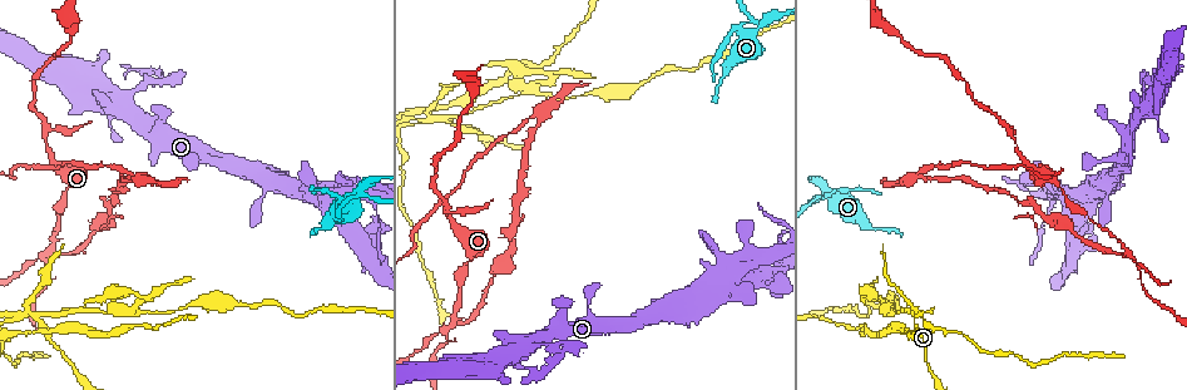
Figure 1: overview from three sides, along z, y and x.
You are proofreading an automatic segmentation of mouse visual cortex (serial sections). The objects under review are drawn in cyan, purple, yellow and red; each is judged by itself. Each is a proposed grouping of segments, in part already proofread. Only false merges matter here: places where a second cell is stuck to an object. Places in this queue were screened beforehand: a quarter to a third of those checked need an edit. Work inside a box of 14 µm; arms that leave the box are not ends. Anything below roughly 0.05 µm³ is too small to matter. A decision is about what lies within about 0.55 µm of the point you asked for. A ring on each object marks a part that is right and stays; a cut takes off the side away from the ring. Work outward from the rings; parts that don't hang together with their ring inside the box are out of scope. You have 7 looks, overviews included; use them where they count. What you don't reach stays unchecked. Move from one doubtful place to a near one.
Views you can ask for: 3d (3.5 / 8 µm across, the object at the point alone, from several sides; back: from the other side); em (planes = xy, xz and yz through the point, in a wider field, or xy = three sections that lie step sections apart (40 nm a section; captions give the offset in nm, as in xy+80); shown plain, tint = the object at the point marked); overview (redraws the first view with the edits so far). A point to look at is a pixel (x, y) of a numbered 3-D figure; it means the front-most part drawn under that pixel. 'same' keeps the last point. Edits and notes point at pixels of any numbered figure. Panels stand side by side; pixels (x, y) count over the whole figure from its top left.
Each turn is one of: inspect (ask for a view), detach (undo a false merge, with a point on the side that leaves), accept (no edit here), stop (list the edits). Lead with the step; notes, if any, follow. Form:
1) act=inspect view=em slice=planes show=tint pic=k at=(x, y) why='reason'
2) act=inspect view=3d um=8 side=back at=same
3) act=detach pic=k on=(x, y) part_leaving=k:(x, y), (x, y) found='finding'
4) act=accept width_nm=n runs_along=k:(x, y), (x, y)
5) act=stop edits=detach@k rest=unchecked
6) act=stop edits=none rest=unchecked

act=inspect view=3d um=8 pic=1 at=(427, 120) why='abrupt turn'

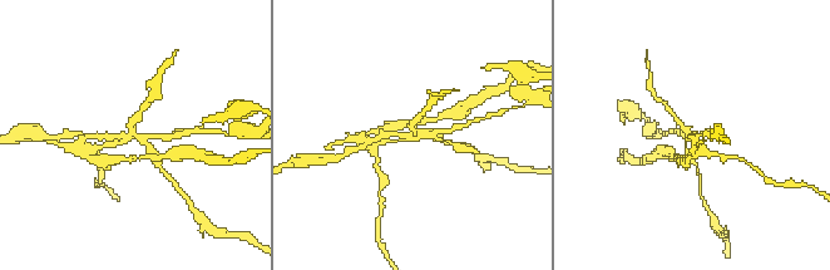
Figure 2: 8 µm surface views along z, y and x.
act=inspect view=em slice=xy step=3 show=tint pic=2 at=(132, 138)

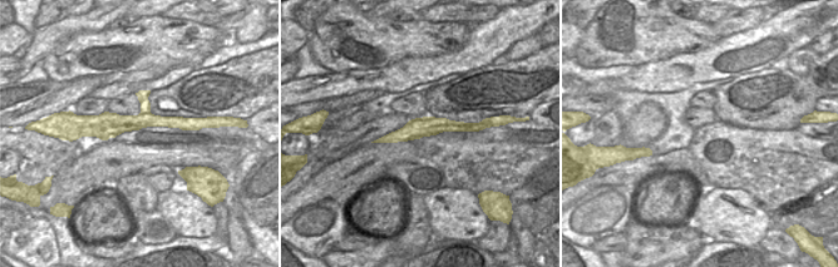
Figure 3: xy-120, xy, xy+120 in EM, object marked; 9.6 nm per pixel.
act=detach pic=2 on=(389, 132) arms=4 arm_widths_nm=150,150,200,200 part_leaving=2:(429, 132), (450, 131), (480, 119) found='a second cell is stuck on'

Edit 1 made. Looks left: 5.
act=inspect view=3d um=3.5 pic=1 at=(1010, 132)

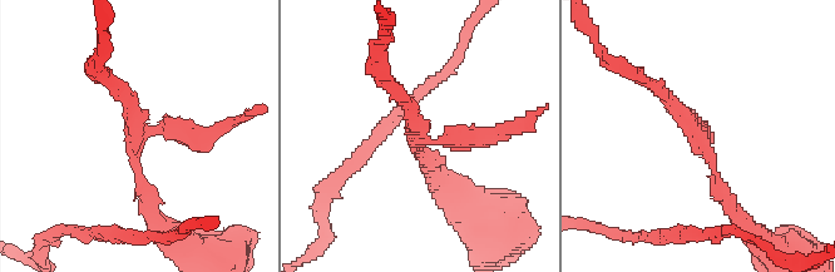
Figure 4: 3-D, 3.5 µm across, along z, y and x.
act=inspect view=em slice=xy step=1 show=tint pic=4 at=(417, 136) why='need the tissue'

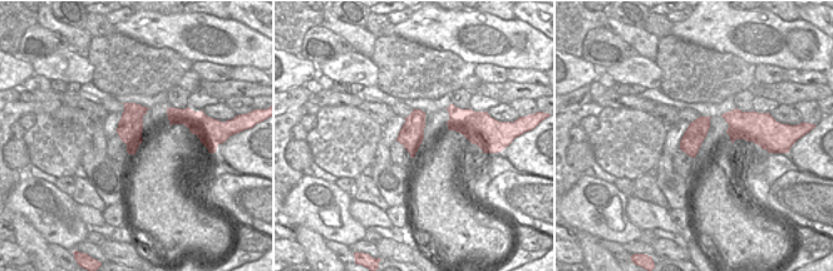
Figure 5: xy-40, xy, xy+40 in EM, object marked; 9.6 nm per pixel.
act=detach pic=4 on=(477, 136) part_leaving=4:(438, 141), (492, 137), (542, 112) found='two cells meet here'

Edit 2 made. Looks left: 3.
act=inspect view=overview

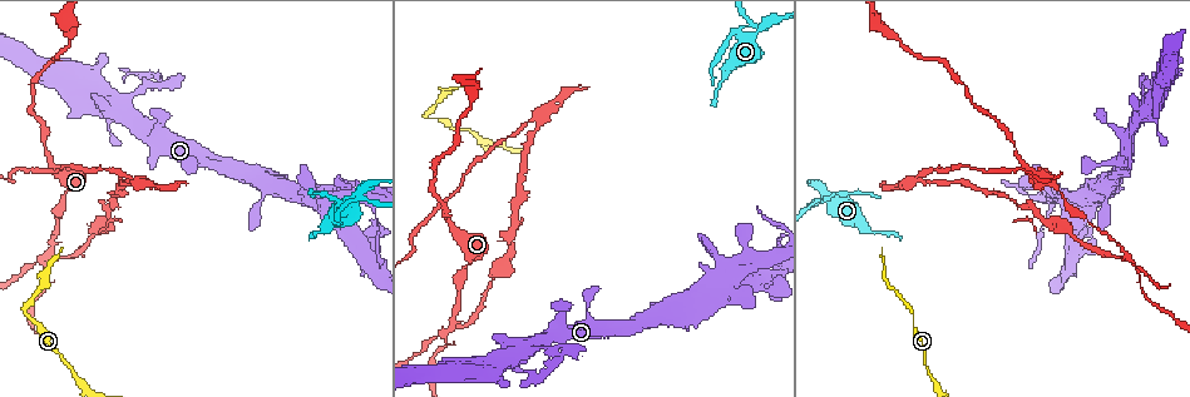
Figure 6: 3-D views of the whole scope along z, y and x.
act=inspect view=3d um=3.5 pic=6 at=(521, 352) why='sharp bend'

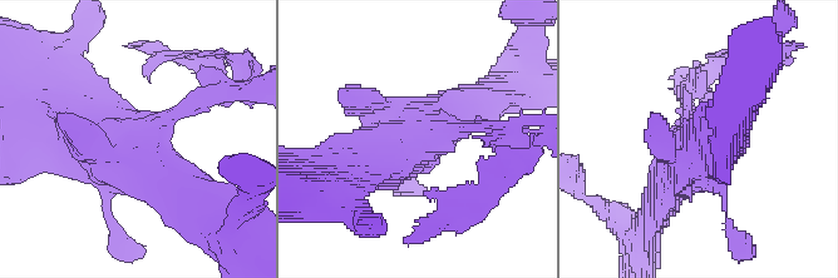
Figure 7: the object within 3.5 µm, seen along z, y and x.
act=inspect view=em slice=xy step=1 show=tint pic=7 at=(426, 130) why='shape alone is not enough'

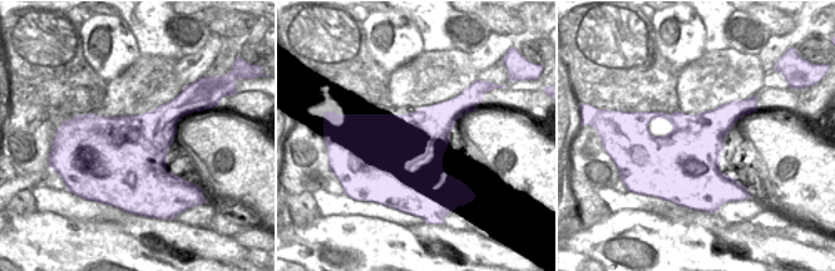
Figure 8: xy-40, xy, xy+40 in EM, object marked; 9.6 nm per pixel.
act=accept found='all the same cell'

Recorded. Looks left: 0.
act=stop edits=detach@2,detach@4 rest=unchecked

